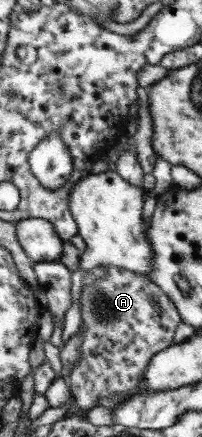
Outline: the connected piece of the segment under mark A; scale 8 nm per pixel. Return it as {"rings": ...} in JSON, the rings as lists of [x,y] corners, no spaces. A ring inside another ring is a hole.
{"rings":[[[114,266],[108,267],[106,276],[98,275],[96,282],[83,286],[79,298],[82,319],[80,331],[84,333],[80,346],[82,356],[67,380],[71,392],[76,397],[76,408],[73,411],[88,415],[90,410],[99,405],[100,398],[120,400],[140,391],[143,376],[147,375],[152,358],[174,344],[172,339],[176,335],[176,329],[184,320],[176,307],[176,302],[172,301],[172,298],[152,279]]]}

